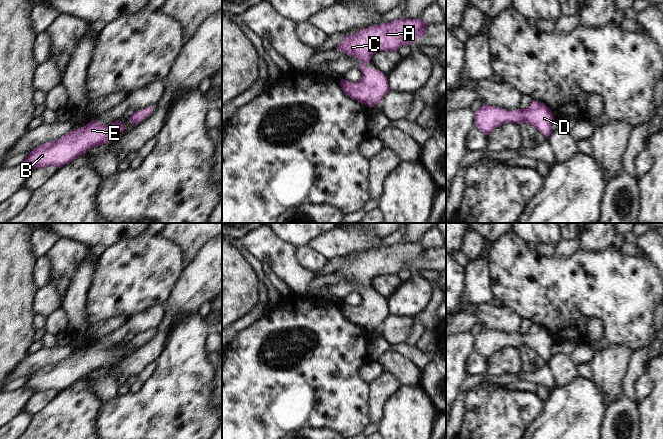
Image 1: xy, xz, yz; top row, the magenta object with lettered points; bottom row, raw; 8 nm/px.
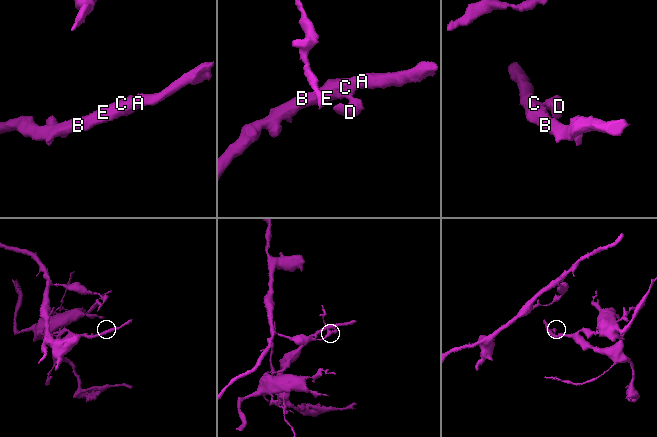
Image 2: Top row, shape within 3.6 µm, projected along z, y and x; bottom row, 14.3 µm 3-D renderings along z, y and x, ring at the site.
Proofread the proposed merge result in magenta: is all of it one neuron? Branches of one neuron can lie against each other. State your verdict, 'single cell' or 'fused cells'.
single cell

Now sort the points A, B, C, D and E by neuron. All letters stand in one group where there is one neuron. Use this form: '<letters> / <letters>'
A B C D E

